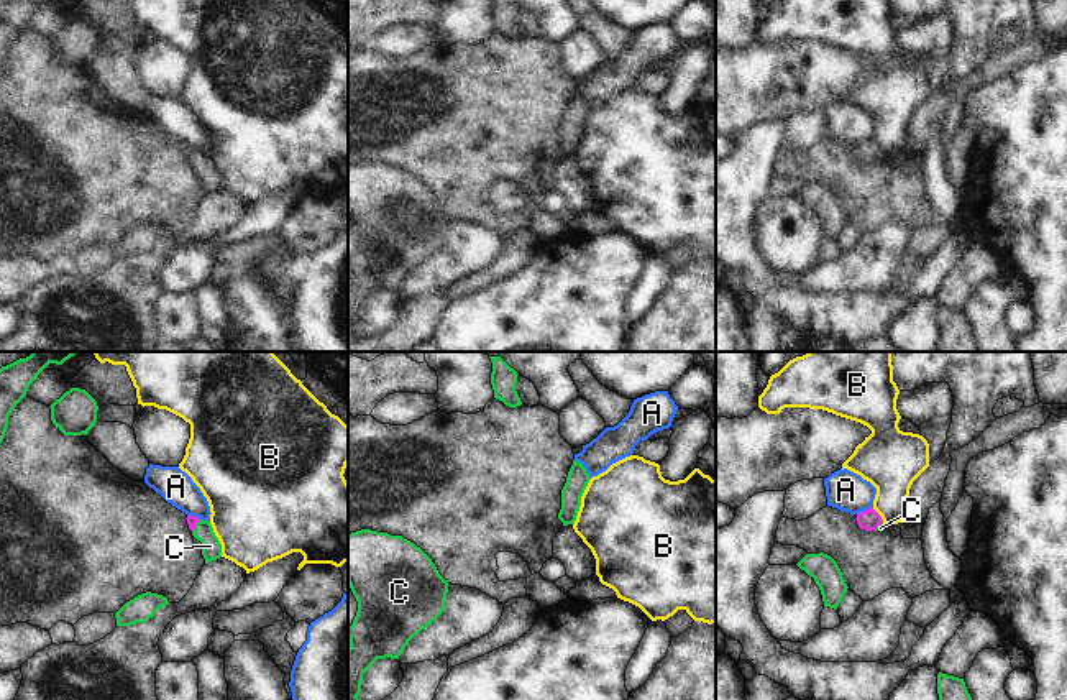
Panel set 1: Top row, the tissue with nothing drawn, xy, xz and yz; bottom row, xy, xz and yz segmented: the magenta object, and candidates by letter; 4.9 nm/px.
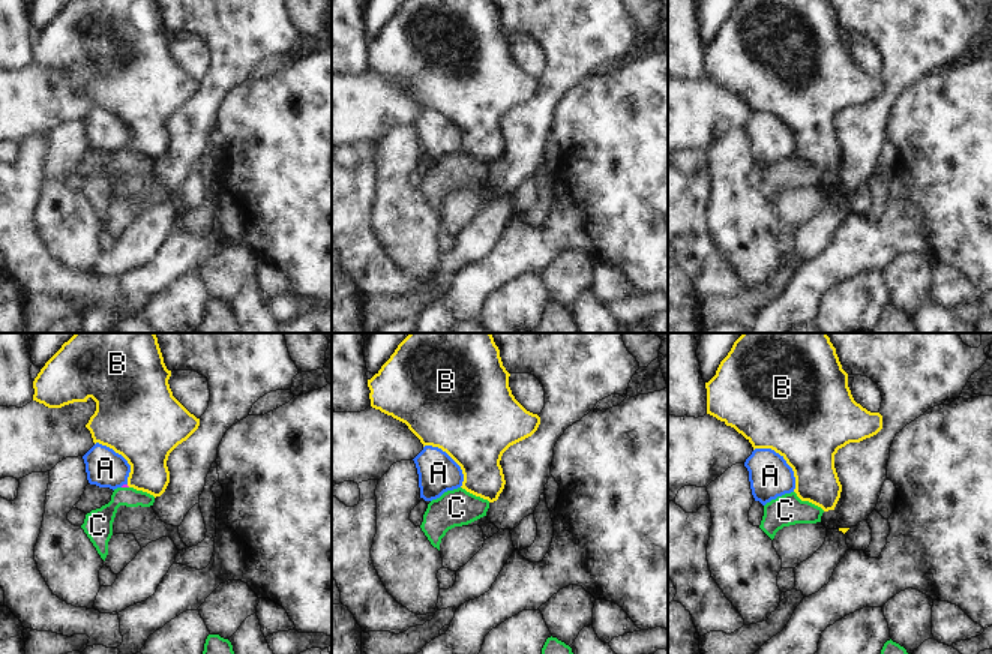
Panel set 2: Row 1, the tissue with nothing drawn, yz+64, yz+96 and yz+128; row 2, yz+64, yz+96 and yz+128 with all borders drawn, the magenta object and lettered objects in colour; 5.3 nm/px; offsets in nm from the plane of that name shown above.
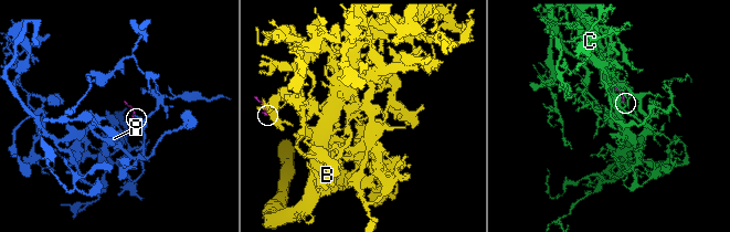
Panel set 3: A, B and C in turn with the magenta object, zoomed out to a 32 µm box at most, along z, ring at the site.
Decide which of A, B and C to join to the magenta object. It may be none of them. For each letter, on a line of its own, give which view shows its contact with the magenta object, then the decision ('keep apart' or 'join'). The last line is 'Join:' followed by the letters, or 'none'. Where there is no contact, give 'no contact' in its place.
A: yz | keep apart
B: yz | keep apart
C: xy | join
Join: C

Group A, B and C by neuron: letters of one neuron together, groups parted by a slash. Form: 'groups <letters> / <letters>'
groups A / B / C

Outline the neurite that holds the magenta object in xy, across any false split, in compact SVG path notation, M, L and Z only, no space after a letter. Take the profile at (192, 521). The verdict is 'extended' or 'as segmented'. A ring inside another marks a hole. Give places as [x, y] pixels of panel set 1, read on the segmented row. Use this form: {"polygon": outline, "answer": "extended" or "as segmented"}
{"polygon": "M187 516L185 519L189 524L189 529L192 531L192 536L202 542L202 555L205 559L205 564L220 559L222 544L215 536L212 524L195 516Z", "answer": "extended"}

